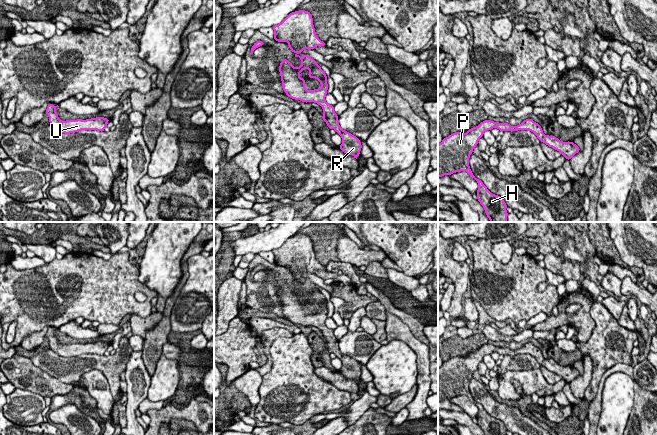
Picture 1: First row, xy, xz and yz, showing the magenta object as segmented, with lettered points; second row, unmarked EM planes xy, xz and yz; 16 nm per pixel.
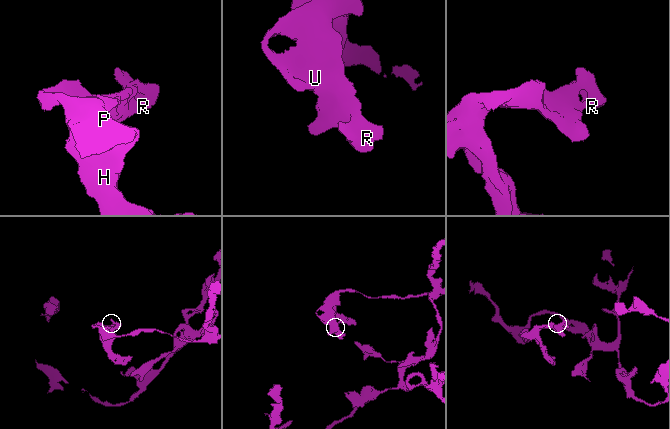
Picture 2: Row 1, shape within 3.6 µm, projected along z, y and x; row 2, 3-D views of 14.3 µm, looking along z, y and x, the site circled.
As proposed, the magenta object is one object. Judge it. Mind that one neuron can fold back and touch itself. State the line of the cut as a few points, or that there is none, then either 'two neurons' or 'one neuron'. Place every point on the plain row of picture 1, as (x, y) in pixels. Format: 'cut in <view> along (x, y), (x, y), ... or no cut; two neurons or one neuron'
no cut; one neuron

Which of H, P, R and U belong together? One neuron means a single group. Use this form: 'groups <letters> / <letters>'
groups H P R U

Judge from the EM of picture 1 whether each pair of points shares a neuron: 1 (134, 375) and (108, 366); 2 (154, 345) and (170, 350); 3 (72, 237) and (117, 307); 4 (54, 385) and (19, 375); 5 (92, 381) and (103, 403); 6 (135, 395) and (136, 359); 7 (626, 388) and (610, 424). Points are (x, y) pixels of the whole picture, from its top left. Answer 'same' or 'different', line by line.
1: different
2: different
3: different
4: same
5: same
6: same
7: same

